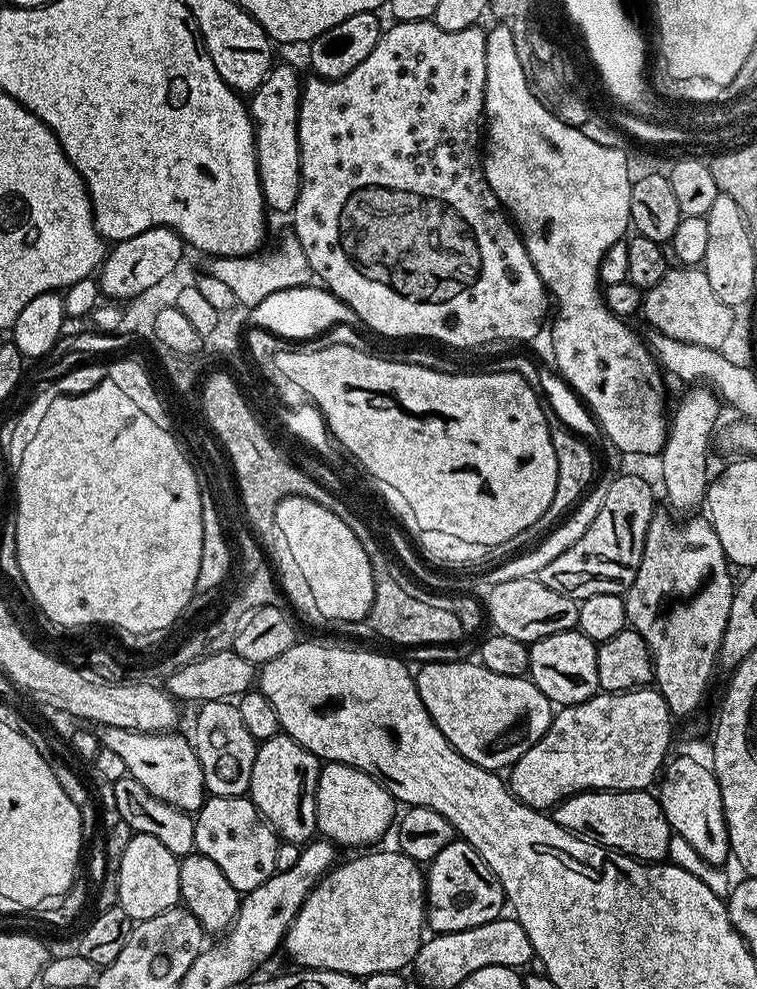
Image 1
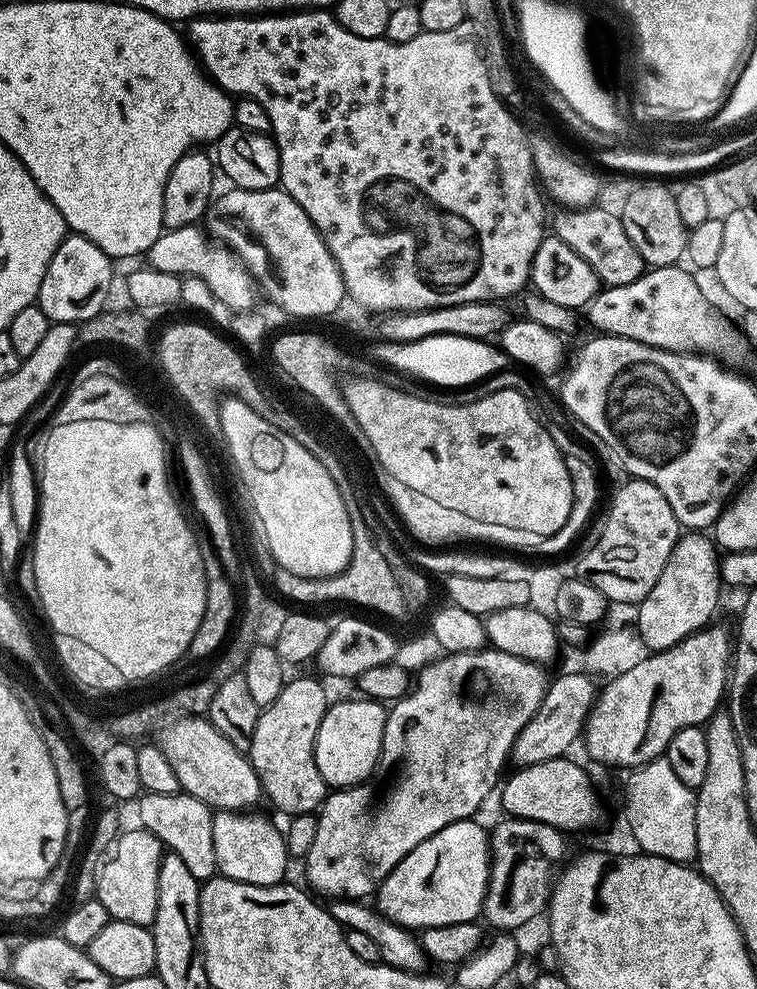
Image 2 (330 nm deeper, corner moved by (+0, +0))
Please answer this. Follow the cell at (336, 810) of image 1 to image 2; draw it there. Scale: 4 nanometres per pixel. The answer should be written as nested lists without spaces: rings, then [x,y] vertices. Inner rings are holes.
[[[340,700],[331,705],[318,726],[314,742],[314,758],[318,774],[322,774],[329,789],[339,790],[362,784],[371,777],[380,760],[380,747],[384,741],[384,727],[388,721],[385,705],[379,700]]]

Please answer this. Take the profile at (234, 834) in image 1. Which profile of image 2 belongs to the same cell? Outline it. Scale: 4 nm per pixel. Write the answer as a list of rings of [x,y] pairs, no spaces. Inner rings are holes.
[[[217,811],[212,817],[214,854],[219,875],[254,886],[279,884],[288,872],[290,857],[284,832],[276,829],[264,816],[252,816],[251,811]]]

